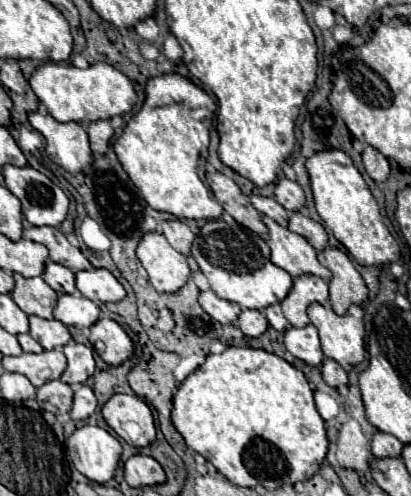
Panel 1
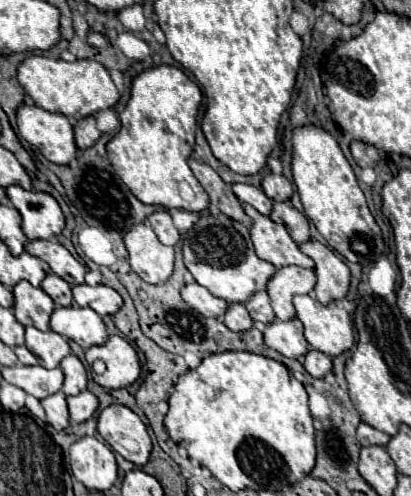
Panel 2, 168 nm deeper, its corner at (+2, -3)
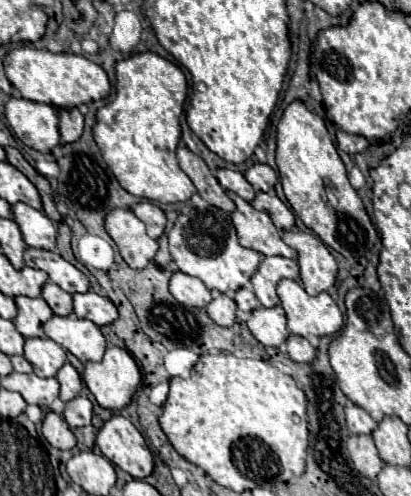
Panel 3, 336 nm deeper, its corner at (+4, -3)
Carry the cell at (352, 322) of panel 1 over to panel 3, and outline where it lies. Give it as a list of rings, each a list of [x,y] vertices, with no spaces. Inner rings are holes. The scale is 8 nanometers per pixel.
[[[280,280],[276,294],[288,318],[288,330],[298,336],[326,336],[342,328],[342,312],[328,292],[318,296],[306,294],[306,290],[294,280]]]

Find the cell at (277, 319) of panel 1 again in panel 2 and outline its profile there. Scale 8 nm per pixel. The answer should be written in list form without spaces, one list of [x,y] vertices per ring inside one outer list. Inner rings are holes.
[[[256,292],[256,296],[252,296],[252,300],[248,300],[246,308],[248,308],[252,320],[258,320],[262,324],[272,324],[276,320],[266,292]]]

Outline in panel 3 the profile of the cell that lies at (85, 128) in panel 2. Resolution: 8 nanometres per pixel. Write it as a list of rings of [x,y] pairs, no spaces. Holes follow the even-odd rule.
[[[78,108],[58,110],[58,130],[62,142],[78,140],[82,134],[82,126],[84,126],[84,116],[80,114]]]

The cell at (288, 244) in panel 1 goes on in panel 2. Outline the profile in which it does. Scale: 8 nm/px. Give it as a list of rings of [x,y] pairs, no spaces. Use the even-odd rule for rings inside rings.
[[[244,204],[244,210],[254,220],[250,236],[252,236],[256,254],[262,260],[274,264],[276,268],[284,268],[284,266],[292,266],[292,264],[310,268],[310,270],[314,268],[312,260],[300,252],[298,244],[292,240],[292,236],[284,228],[284,224],[276,224],[274,220],[260,216],[260,212],[256,212],[248,204]]]

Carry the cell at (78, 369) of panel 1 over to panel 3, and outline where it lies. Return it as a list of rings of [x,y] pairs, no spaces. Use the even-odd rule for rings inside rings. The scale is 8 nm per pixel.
[[[66,362],[58,374],[56,374],[56,380],[60,382],[60,400],[62,402],[70,402],[72,398],[76,398],[82,390],[82,380],[80,380],[80,374],[76,372],[76,368]]]

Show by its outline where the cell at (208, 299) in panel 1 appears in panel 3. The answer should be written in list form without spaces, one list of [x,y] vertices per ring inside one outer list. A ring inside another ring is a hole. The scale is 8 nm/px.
[[[174,272],[172,274],[170,292],[184,306],[204,308],[212,300],[210,290],[198,278],[192,278],[192,276],[184,274],[184,272]]]

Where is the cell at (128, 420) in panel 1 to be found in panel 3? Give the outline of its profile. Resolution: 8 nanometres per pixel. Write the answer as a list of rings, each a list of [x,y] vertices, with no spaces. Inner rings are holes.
[[[112,416],[100,428],[96,444],[104,458],[136,480],[144,480],[154,472],[154,456],[148,450],[146,440],[124,416]]]

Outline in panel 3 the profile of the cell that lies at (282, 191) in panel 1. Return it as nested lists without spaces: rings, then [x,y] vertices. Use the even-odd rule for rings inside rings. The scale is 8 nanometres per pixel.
[[[260,162],[250,166],[244,172],[244,178],[254,186],[254,190],[260,190],[260,192],[270,192],[278,180],[276,172],[268,164],[260,164]]]

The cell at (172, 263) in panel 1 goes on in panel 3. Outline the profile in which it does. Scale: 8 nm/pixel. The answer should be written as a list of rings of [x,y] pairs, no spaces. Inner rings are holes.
[[[114,208],[106,214],[104,226],[130,268],[146,268],[158,252],[158,242],[146,234],[146,226],[132,210]]]

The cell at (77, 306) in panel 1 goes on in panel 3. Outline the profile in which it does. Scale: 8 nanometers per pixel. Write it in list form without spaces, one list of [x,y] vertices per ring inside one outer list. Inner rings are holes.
[[[76,314],[64,318],[52,316],[44,324],[44,334],[74,354],[80,362],[100,362],[106,350],[106,340],[100,328],[90,320],[78,318]]]

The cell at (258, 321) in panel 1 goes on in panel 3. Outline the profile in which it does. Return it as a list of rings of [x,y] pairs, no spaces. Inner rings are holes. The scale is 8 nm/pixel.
[[[216,292],[212,302],[206,306],[206,312],[220,326],[232,326],[236,322],[236,304],[230,294]]]

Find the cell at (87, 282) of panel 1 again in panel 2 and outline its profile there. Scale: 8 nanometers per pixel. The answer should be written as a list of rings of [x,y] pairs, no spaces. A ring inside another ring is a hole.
[[[76,284],[72,288],[74,292],[74,300],[80,304],[80,306],[90,306],[94,308],[100,316],[106,316],[106,314],[116,314],[116,310],[120,308],[122,304],[122,298],[120,294],[106,286],[106,284],[96,284],[96,286],[88,286],[88,284]]]

